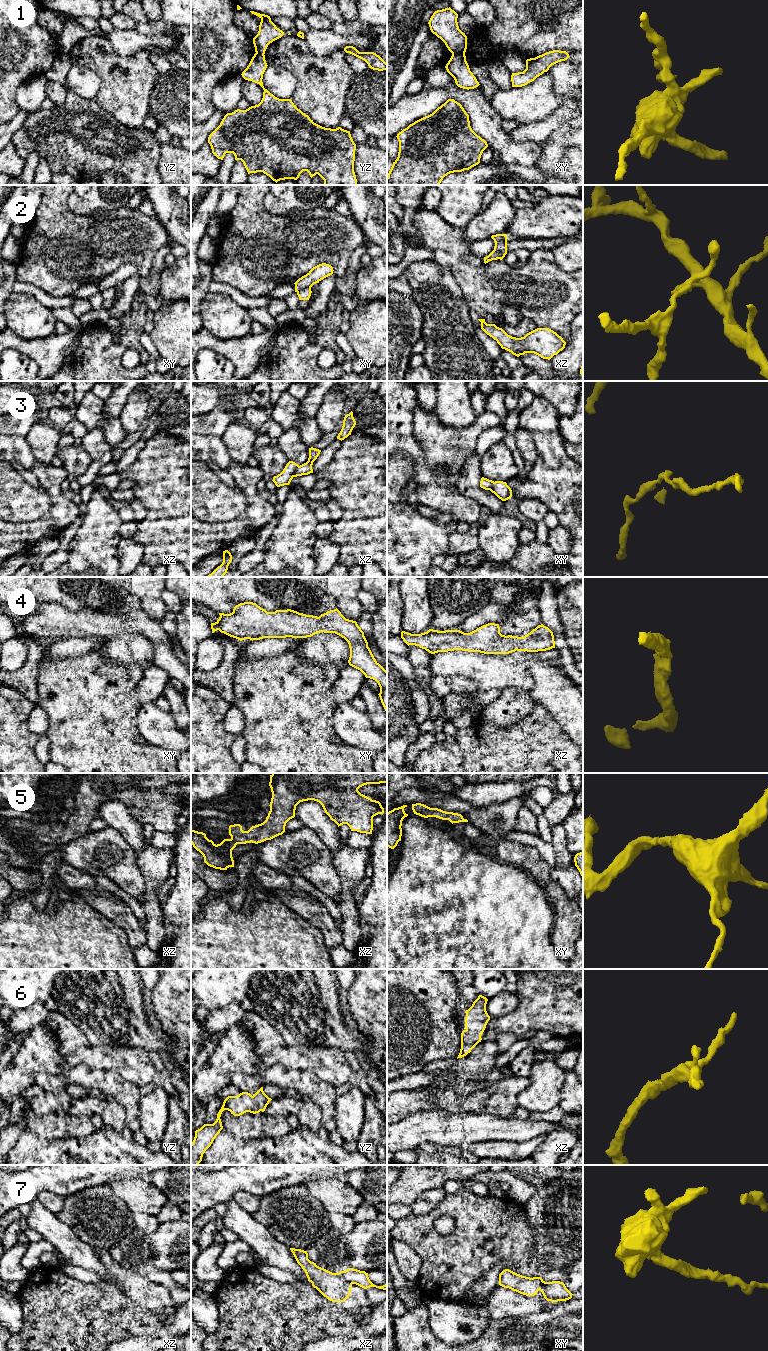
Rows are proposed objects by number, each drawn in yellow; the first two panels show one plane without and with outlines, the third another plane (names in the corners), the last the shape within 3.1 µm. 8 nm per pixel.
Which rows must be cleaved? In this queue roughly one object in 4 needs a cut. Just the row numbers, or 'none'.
1, 2, 3, 7

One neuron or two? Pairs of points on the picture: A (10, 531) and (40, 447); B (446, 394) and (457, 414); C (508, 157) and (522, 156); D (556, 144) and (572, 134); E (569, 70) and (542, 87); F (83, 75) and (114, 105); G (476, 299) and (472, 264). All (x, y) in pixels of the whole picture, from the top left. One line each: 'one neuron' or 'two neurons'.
A: two neurons
B: one neuron
C: one neuron
D: one neuron
E: two neurons
F: two neurons
G: one neuron

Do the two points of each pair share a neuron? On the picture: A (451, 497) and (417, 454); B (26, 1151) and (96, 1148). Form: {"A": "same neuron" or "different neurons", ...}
{"A": "same neuron", "B": "same neuron"}

